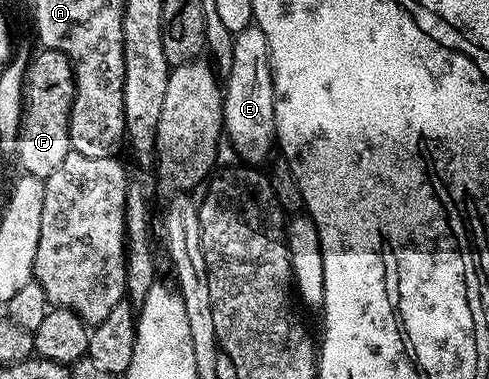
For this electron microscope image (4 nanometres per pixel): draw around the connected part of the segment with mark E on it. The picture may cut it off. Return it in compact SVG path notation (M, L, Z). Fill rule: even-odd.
M256 24L245 27L245 31L234 34L232 43L233 65L231 73L225 77L225 92L223 95L223 127L226 140L238 153L238 160L251 167L262 166L262 161L270 155L271 149L276 148L275 140L275 92L271 78L271 60L269 47L265 39L265 31L261 31Z

